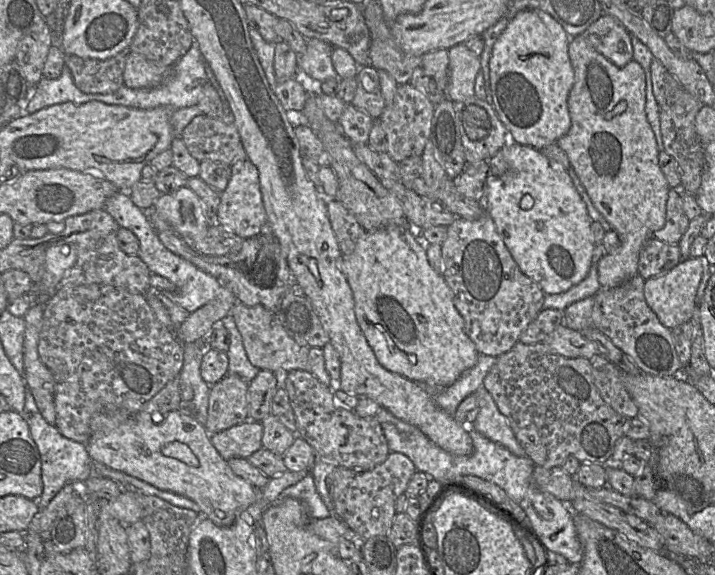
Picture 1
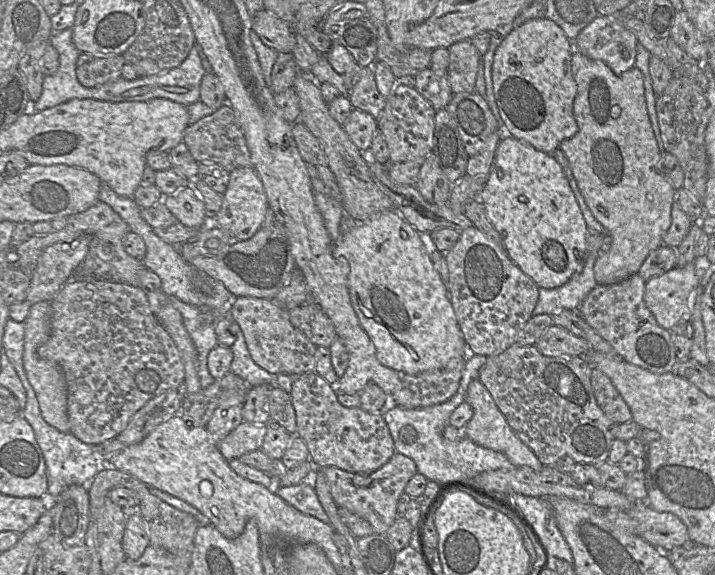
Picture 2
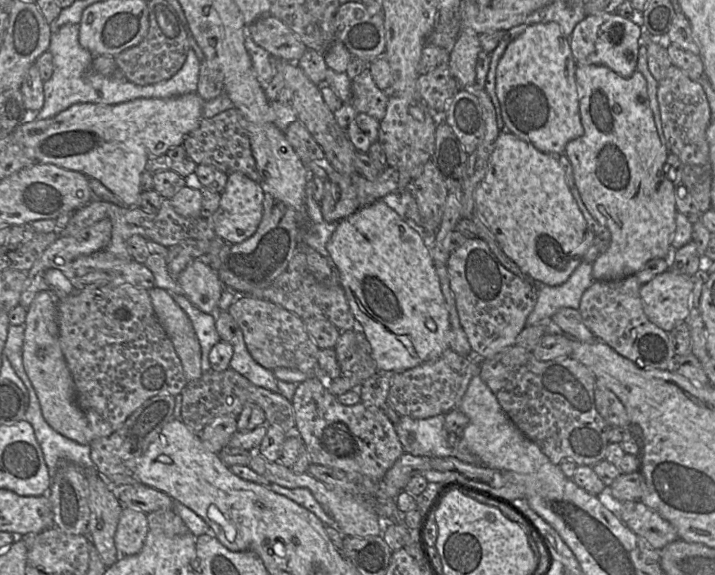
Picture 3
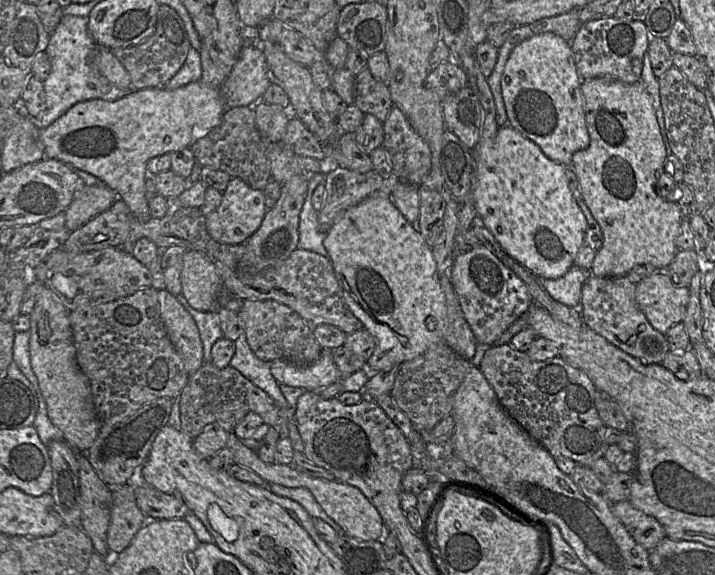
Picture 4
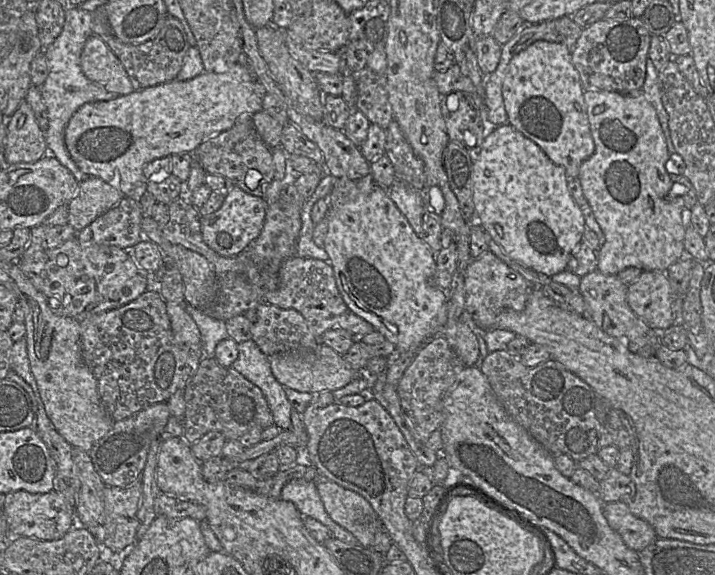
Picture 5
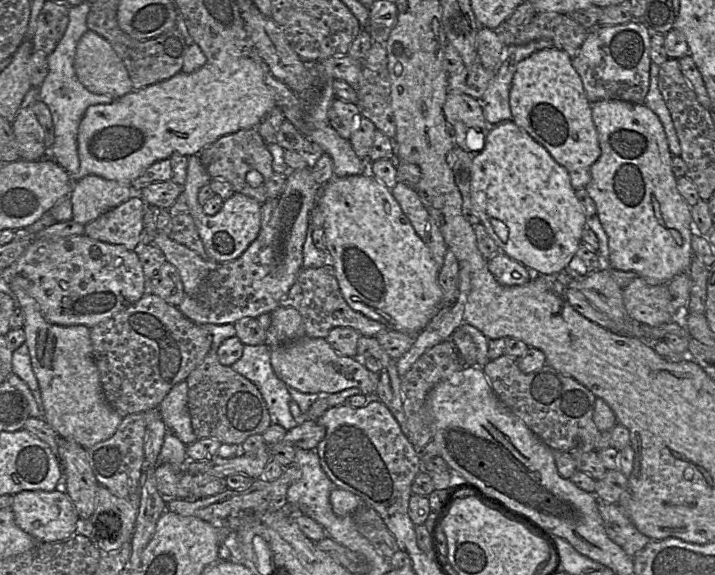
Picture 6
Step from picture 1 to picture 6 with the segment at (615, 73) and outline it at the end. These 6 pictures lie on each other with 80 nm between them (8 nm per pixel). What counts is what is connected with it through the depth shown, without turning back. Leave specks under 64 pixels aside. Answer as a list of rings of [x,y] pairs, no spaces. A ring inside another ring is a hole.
[[[599,100],[592,103],[591,109],[601,155],[591,166],[591,178],[585,189],[595,202],[597,216],[607,235],[609,266],[633,271],[650,285],[667,284],[675,275],[689,272],[692,257],[689,223],[692,218],[690,206],[676,188],[677,178],[671,166],[673,155],[663,125],[644,103]]]

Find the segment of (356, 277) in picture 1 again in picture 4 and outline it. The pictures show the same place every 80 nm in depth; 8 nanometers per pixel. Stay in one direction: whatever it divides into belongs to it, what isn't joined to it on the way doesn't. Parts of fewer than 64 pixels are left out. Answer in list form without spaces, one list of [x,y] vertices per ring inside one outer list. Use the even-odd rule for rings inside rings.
[[[371,196],[346,210],[326,233],[323,245],[347,305],[376,340],[373,354],[362,370],[372,374],[390,369],[444,342],[447,307],[432,249],[396,208],[390,196]]]

